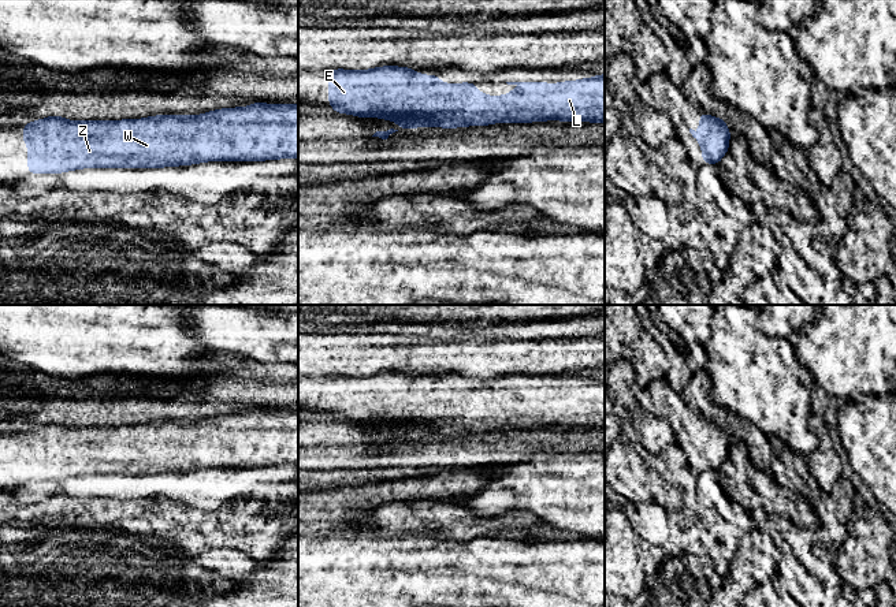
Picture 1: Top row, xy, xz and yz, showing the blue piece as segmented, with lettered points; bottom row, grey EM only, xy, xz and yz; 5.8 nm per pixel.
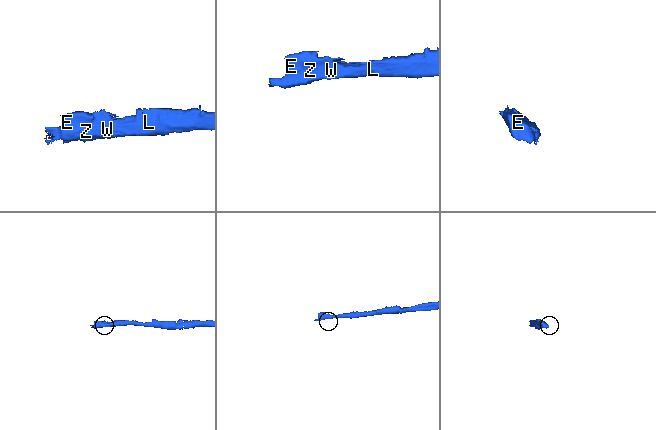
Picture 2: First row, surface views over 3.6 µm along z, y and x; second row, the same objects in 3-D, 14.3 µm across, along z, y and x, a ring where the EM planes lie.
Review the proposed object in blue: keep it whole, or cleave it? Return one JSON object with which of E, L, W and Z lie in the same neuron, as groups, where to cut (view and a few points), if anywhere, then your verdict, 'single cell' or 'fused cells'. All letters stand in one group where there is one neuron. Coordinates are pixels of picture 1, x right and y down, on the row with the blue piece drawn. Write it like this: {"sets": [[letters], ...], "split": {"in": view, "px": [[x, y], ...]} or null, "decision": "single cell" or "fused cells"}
{"sets": [["E", "L", "W", "Z"]], "split": null, "decision": "single cell"}

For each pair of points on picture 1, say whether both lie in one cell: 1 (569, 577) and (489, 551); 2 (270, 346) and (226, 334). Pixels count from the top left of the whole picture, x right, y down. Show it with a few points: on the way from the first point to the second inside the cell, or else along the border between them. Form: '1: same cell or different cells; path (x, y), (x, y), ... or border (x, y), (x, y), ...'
1: same cell; path (549, 577), (513, 577), (508, 572)
2: same cell; path (259, 336), (237, 334)

